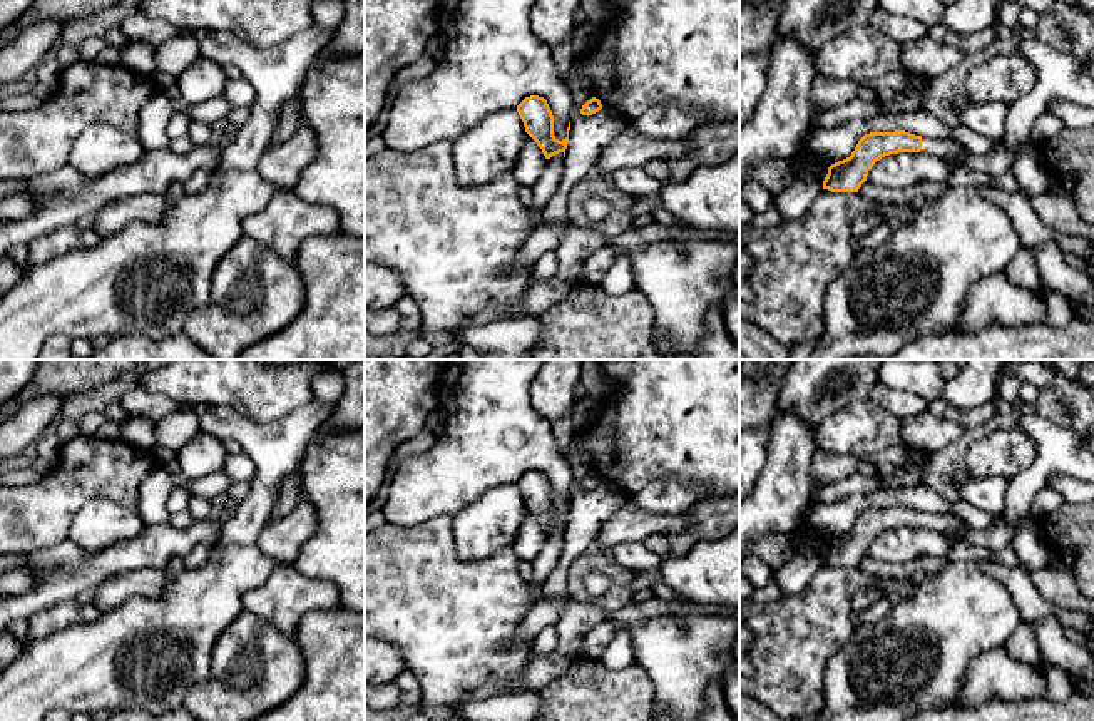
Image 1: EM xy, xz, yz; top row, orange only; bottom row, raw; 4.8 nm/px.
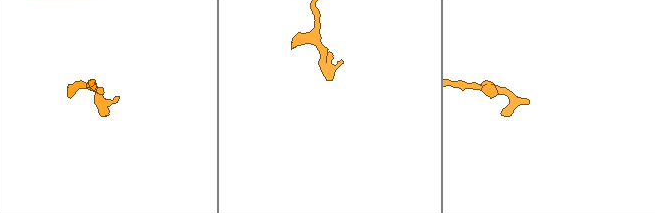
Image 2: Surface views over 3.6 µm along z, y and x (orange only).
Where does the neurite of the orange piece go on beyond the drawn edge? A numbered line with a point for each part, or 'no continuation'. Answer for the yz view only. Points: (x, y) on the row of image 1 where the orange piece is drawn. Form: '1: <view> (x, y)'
1: yz (949, 149)

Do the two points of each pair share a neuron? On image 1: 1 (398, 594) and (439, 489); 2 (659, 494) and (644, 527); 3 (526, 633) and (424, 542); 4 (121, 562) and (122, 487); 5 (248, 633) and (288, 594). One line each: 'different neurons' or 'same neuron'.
1: different neurons
2: different neurons
3: different neurons
4: different neurons
5: different neurons

